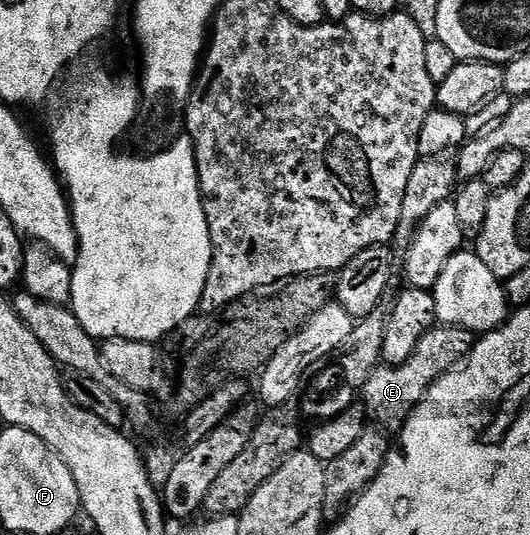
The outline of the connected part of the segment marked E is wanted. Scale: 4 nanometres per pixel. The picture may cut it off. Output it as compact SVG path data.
M439 324L430 329L424 339L412 351L412 359L404 359L399 365L379 364L370 372L365 385L361 386L361 404L366 407L366 416L375 426L383 430L401 430L402 424L409 419L412 411L418 406L423 395L433 387L445 373L449 373L459 363L466 360L476 340L475 334L466 329Z

